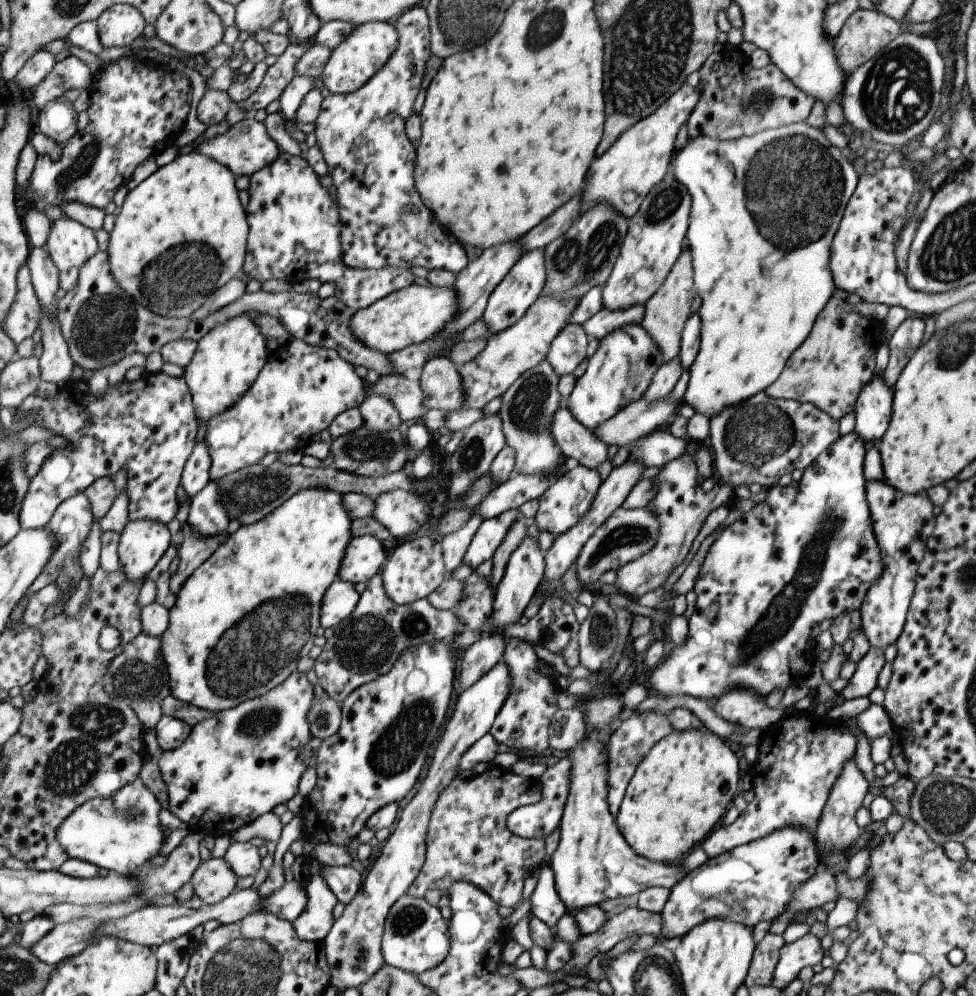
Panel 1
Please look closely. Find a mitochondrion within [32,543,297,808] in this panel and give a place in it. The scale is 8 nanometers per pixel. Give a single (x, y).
(74, 765)

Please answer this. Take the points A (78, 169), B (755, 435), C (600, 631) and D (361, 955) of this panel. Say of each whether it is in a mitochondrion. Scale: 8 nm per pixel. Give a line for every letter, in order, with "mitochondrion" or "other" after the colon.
A: mitochondrion
B: mitochondrion
C: mitochondrion
D: other

